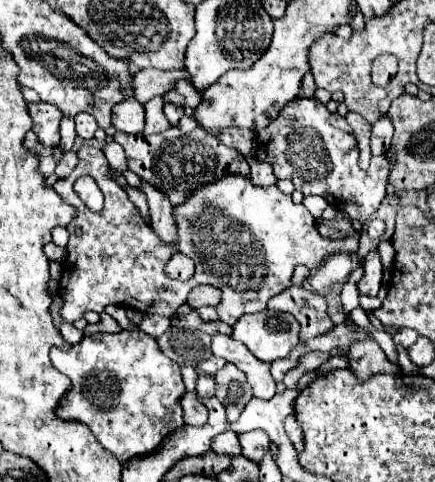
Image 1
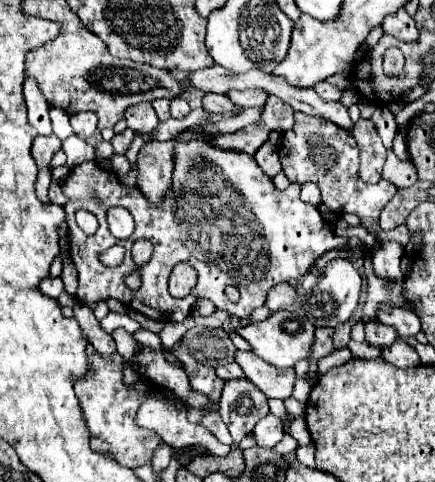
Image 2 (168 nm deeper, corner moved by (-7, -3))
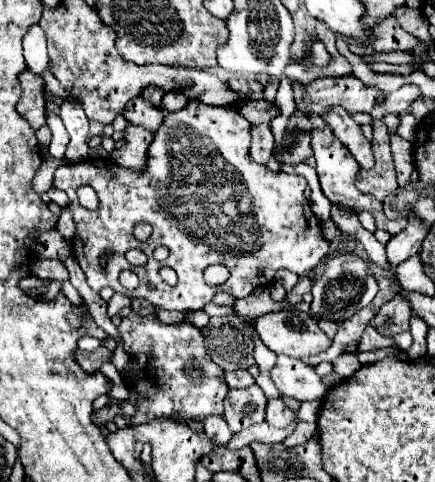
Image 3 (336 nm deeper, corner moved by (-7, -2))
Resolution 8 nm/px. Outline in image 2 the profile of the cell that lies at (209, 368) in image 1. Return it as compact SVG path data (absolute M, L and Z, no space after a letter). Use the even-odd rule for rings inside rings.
M230 362L230 364L222 364L216 368L216 374L218 378L222 380L234 380L234 378L244 378L244 372L242 368L236 364L236 362Z

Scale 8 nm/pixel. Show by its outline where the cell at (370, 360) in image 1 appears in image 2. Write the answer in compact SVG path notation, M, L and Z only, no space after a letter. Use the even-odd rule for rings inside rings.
M366 322L366 342L384 350L396 340L396 332L390 326L384 326L380 322Z

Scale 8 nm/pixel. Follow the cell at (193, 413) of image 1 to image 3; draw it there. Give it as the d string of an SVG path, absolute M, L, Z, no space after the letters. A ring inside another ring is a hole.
M206 417L204 431L208 433L208 439L216 441L216 445L226 445L232 439L232 431L222 417Z

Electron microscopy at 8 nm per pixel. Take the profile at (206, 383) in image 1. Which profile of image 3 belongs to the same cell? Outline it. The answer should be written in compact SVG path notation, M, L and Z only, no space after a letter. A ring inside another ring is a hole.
M130 313L122 323L118 325L120 337L122 337L122 347L130 359L128 367L124 369L126 375L126 385L128 389L138 391L136 399L136 413L132 415L132 425L148 423L156 417L170 415L180 424L190 425L193 419L206 419L208 415L222 415L224 413L224 397L228 393L228 385L224 381L224 371L210 359L206 347L204 347L204 337L202 331L192 325L190 321L180 321L180 323L162 323L156 319L156 315L150 317L140 317L138 313Z

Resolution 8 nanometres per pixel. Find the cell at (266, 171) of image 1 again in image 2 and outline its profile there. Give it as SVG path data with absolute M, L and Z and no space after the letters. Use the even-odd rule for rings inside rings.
M264 142L264 146L260 146L260 150L254 154L254 160L264 170L264 174L270 178L274 178L282 170L282 164L278 160L278 150L270 142Z

